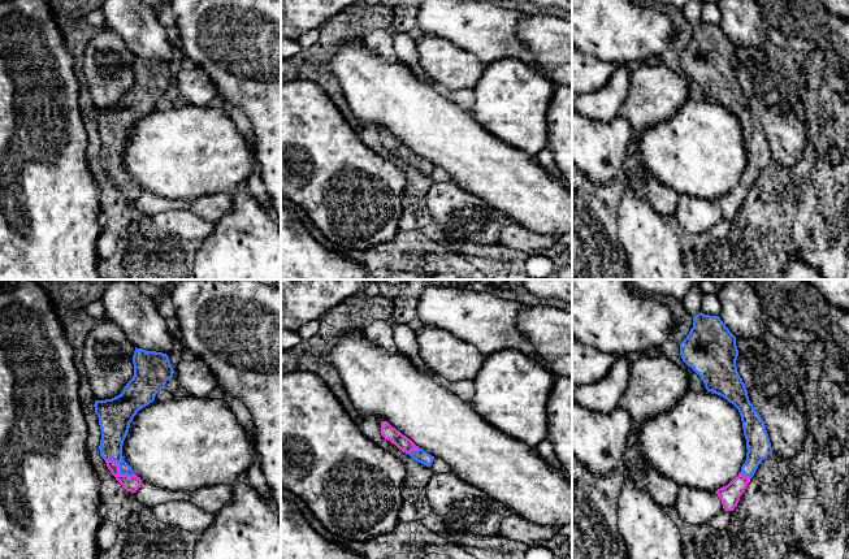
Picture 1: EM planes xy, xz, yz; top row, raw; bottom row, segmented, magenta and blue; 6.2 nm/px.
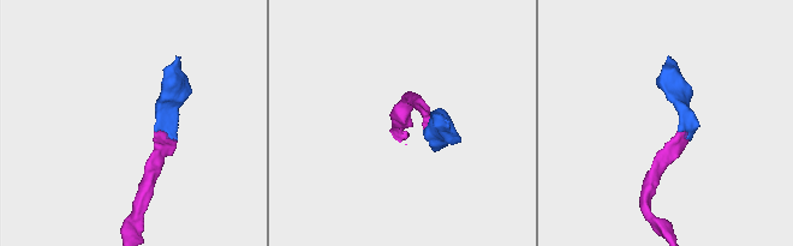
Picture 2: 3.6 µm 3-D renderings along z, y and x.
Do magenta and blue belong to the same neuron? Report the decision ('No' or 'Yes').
Yes

